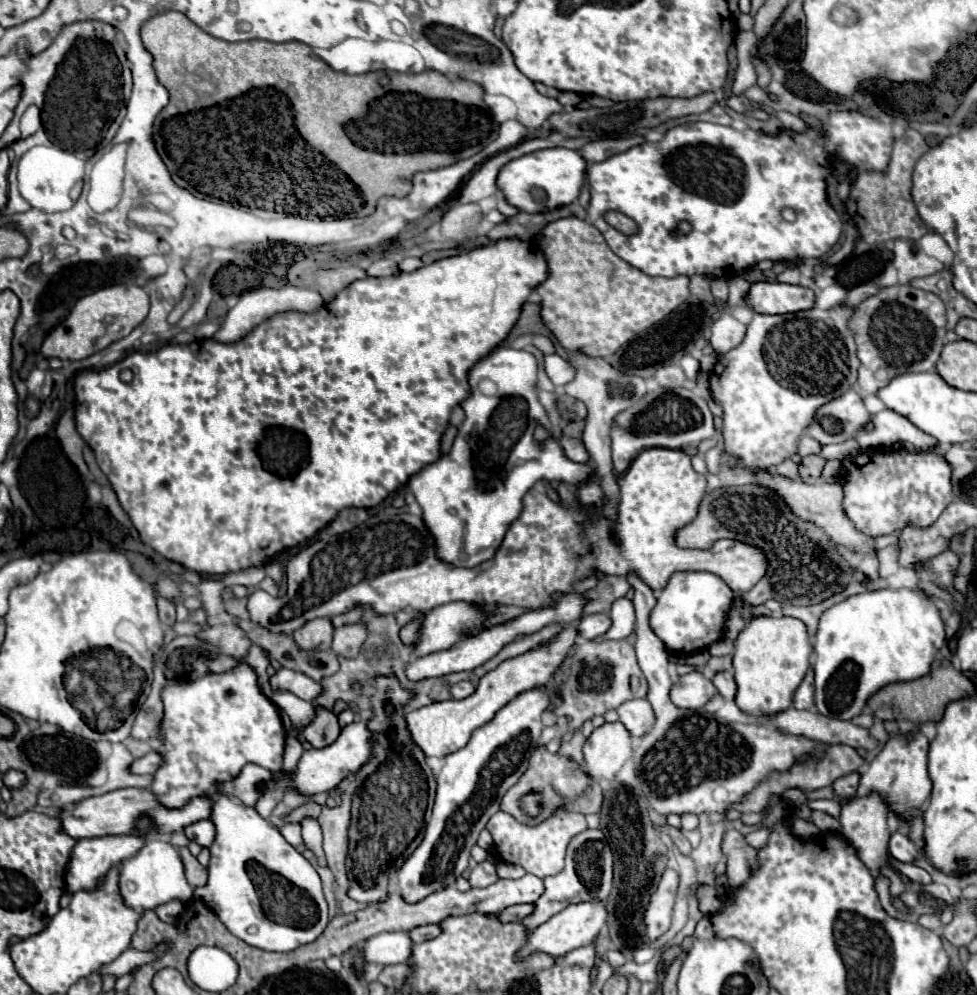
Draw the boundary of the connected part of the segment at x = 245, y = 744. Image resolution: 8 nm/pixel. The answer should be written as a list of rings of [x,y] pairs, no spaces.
[[[240,659],[238,665],[234,669],[230,669],[230,671],[226,671],[226,673],[208,673],[208,675],[198,677],[194,681],[178,681],[178,683],[166,685],[162,689],[162,703],[164,703],[164,717],[162,717],[162,723],[160,723],[162,737],[160,737],[160,745],[156,749],[156,753],[162,755],[162,765],[156,769],[152,785],[150,785],[150,791],[156,795],[156,801],[162,807],[166,807],[166,809],[182,809],[194,797],[212,797],[214,791],[218,789],[218,785],[222,785],[226,781],[232,781],[236,775],[240,775],[240,771],[242,771],[242,767],[246,763],[256,763],[256,765],[268,769],[274,777],[278,777],[282,773],[282,757],[284,757],[284,745],[286,745],[286,731],[284,731],[284,725],[282,725],[282,717],[280,717],[278,707],[262,693],[260,685],[258,685],[258,675],[254,673],[254,669],[250,665],[244,663],[244,659]]]

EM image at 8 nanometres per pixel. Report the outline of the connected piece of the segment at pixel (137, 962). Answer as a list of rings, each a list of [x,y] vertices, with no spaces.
[[[126,949],[118,959],[114,959],[112,963],[104,965],[100,969],[102,975],[114,975],[114,977],[122,977],[126,973],[130,973],[134,967],[140,967],[144,963],[148,963],[148,959],[152,959],[152,955],[148,953],[142,953],[142,951],[136,951],[136,949]]]

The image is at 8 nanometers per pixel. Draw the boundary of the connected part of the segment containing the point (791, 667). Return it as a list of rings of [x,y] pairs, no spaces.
[[[752,617],[736,639],[734,679],[738,685],[736,705],[754,715],[772,715],[792,705],[792,695],[810,667],[812,645],[806,625],[796,617]]]

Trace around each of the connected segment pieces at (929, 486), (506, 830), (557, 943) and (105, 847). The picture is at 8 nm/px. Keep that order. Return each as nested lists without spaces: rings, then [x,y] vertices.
[[[866,449],[866,451],[860,451],[856,457],[846,459],[842,471],[844,471],[844,479],[842,479],[844,513],[856,525],[858,531],[862,531],[866,537],[872,537],[872,539],[894,533],[894,531],[902,531],[908,525],[926,529],[932,523],[936,523],[942,511],[954,501],[952,465],[944,459],[944,455],[938,455],[936,451]]]
[[[498,811],[496,815],[490,817],[486,829],[492,833],[494,837],[494,851],[498,855],[498,861],[502,863],[514,863],[524,867],[528,873],[534,873],[536,877],[548,877],[548,875],[556,875],[562,867],[564,867],[564,851],[570,843],[570,839],[574,835],[578,835],[580,831],[584,831],[586,819],[580,813],[570,813],[570,811],[556,811],[550,819],[528,827],[518,823],[514,817],[510,817],[504,811]]]
[[[596,899],[596,901],[572,903],[566,909],[562,909],[560,913],[556,913],[554,917],[550,917],[546,923],[538,925],[534,929],[534,933],[530,935],[528,947],[524,947],[518,953],[518,957],[530,955],[532,951],[544,951],[544,953],[550,953],[552,957],[562,957],[562,955],[566,955],[568,951],[572,951],[576,947],[592,943],[592,939],[602,931],[606,921],[608,921],[608,911],[606,911],[606,903],[604,901]]]
[[[140,815],[134,823],[134,831],[128,835],[104,835],[104,837],[94,837],[94,839],[78,839],[74,849],[72,849],[72,859],[68,863],[66,869],[66,885],[72,893],[80,891],[80,889],[92,889],[96,887],[98,879],[104,877],[108,873],[108,869],[116,863],[116,861],[124,861],[130,859],[132,855],[136,855],[142,845],[146,843],[146,837],[156,829],[156,823],[152,817],[148,815]]]

